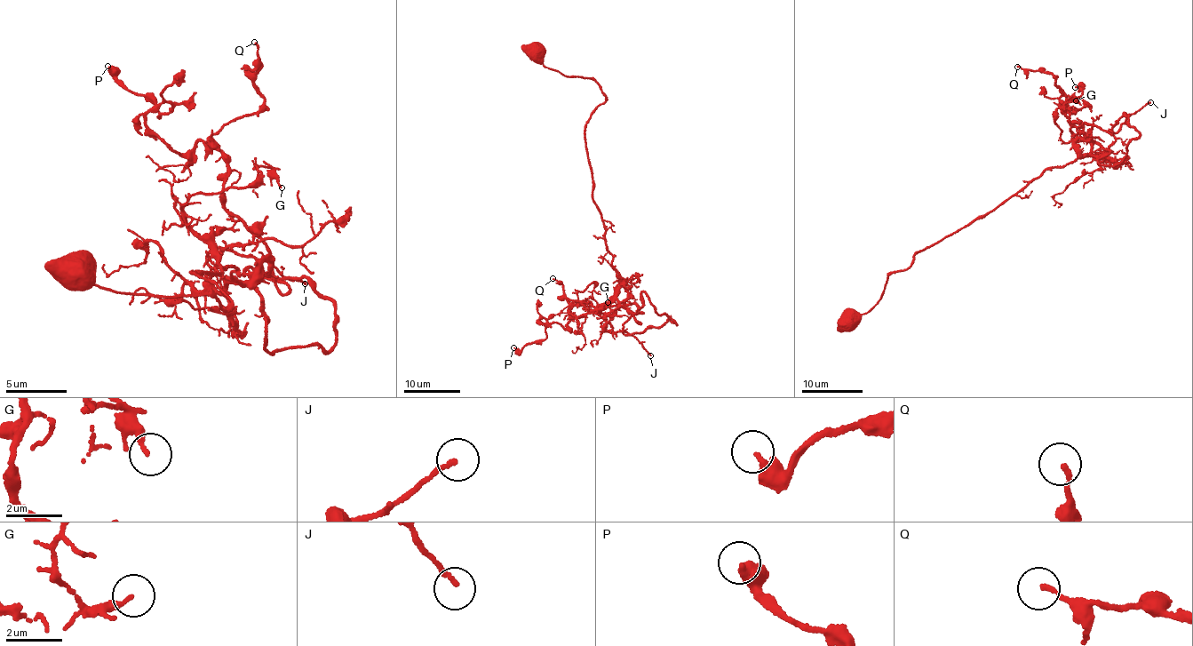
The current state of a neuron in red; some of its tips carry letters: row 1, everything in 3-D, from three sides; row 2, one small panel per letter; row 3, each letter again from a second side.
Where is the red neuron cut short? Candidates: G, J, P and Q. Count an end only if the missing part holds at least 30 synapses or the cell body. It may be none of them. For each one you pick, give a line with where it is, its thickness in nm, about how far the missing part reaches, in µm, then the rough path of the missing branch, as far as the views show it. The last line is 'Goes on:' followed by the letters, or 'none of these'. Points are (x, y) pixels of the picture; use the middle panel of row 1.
Goes on: none of these

